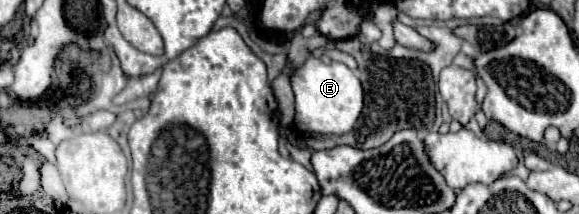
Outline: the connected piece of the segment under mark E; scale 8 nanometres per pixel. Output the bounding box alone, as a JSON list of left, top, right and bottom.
[291,56,363,136]

